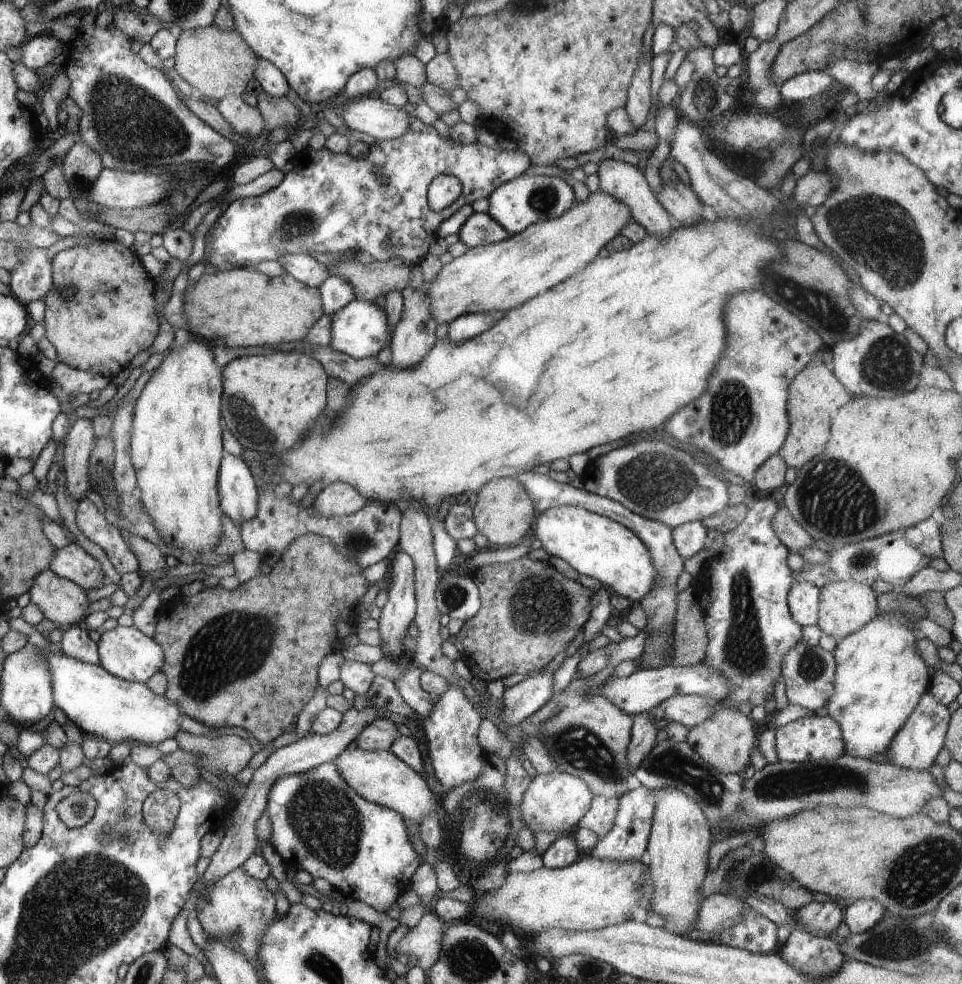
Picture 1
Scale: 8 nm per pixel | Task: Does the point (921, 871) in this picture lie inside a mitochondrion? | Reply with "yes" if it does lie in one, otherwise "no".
yes

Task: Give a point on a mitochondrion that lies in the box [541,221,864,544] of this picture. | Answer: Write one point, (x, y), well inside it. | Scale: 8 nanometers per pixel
(656, 476)

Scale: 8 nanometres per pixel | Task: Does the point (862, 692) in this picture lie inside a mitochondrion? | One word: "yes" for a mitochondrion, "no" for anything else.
yes

